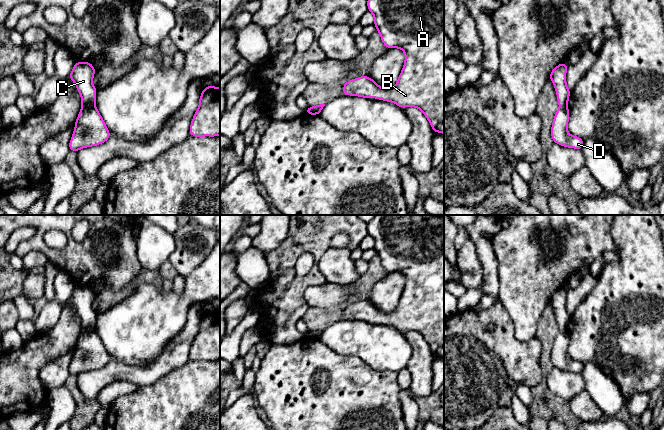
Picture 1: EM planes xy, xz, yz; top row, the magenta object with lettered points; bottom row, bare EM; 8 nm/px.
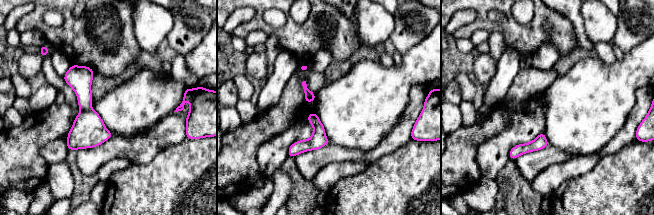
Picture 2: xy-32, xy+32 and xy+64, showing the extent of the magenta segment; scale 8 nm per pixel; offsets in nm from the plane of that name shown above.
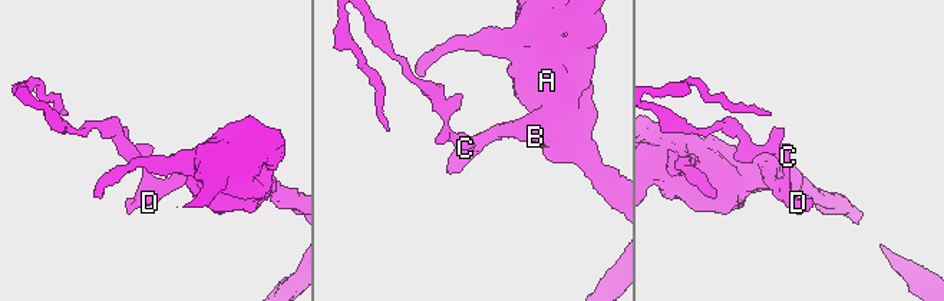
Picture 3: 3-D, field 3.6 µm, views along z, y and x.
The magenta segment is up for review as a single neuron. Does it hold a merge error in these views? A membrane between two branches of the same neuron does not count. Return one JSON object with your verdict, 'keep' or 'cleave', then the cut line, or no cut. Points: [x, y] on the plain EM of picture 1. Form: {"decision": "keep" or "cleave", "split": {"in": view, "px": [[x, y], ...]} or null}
{"decision": "cleave", "split": {"in": "xy", "px": [[93, 330], [82, 332]]}}

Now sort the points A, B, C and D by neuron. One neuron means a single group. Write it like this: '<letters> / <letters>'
A B D / C

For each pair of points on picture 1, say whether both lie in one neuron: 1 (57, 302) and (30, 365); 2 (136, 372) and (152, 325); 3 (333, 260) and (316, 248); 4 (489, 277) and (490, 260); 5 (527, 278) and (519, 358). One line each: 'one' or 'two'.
1: two
2: two
3: two
4: one
5: two

